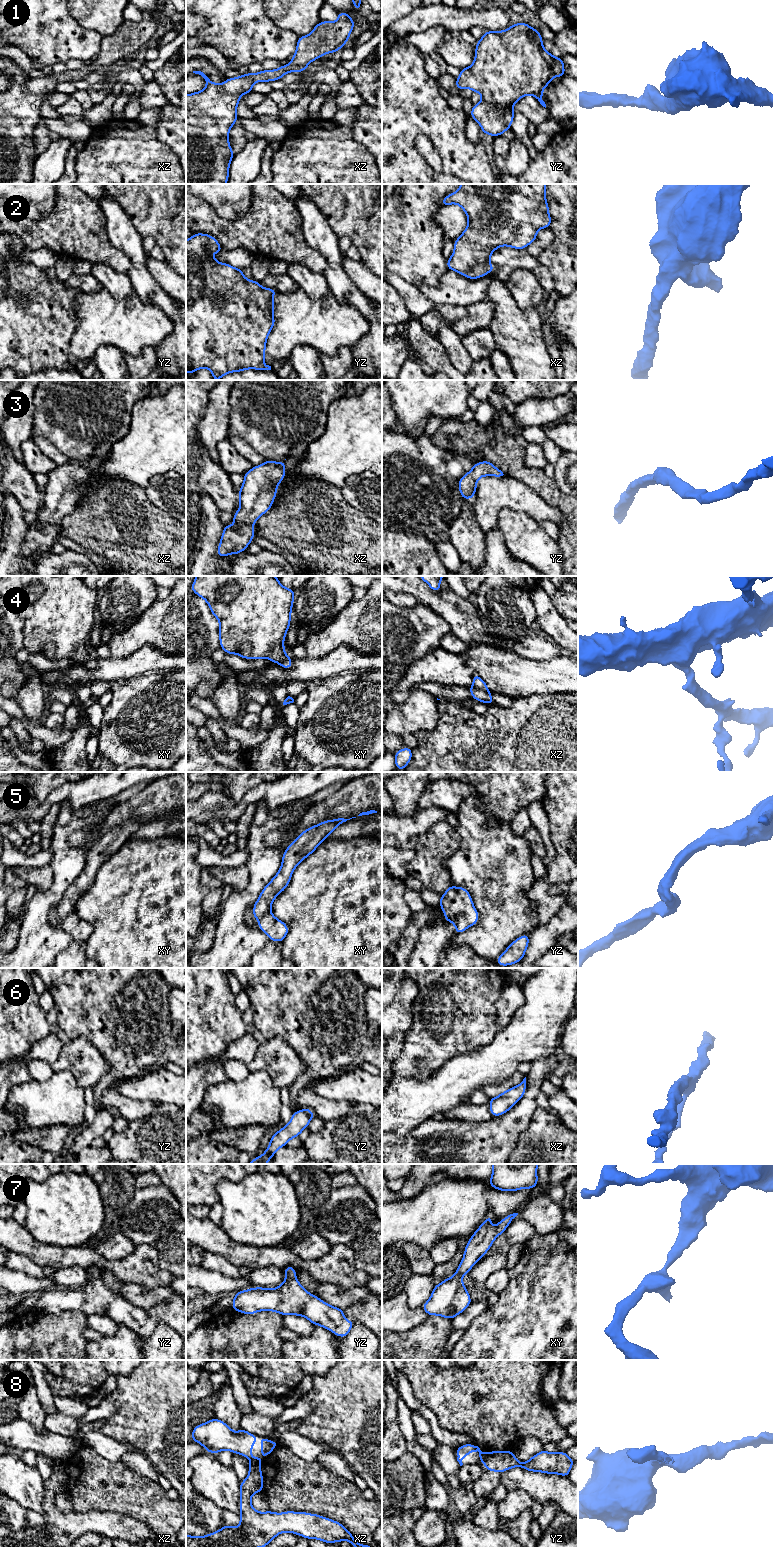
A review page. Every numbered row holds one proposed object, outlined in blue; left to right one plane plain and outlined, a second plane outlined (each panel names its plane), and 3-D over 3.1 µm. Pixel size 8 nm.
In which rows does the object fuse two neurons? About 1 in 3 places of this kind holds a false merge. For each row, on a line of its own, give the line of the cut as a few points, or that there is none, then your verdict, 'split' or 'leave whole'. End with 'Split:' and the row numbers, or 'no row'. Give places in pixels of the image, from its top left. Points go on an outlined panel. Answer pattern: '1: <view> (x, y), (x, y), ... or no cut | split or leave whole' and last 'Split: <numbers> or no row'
1: no cut | leave whole
2: no cut | leave whole
3: no cut | leave whole
4: no cut | leave whole
5: no cut | leave whole
6: no cut | leave whole
7: no cut | leave whole
8: xz (257, 1460), (251, 1461) | split
Split: 8

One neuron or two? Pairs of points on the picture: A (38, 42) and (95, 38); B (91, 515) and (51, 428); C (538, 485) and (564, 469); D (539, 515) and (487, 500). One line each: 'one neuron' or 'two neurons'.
A: one neuron
B: two neurons
C: two neurons
D: one neuron

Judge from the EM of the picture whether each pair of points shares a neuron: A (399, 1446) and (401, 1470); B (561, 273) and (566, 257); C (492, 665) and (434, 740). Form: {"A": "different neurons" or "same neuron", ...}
{"A": "different neurons", "B": "same neuron", "C": "different neurons"}

